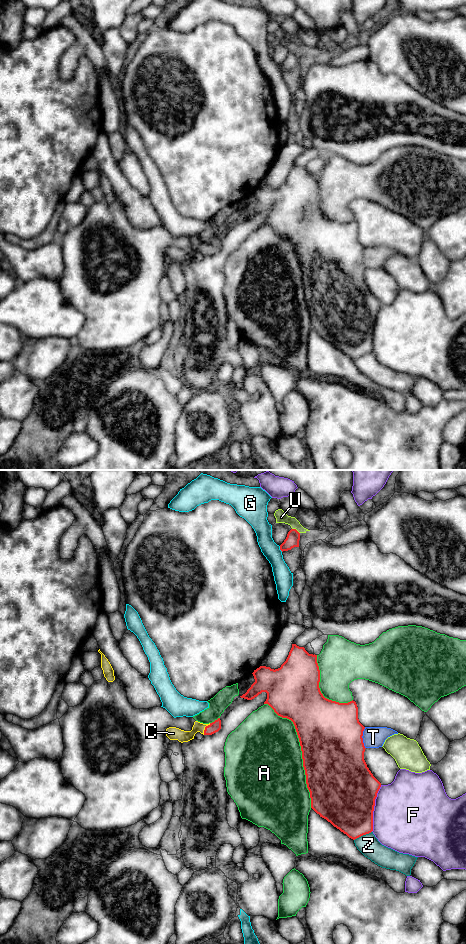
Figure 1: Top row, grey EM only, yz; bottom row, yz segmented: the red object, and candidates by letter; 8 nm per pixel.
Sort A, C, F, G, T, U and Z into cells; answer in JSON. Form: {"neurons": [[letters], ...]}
{"neurons": [["A"], ["C"], ["F"], ["G"], ["T"], ["U"], ["Z"]]}

